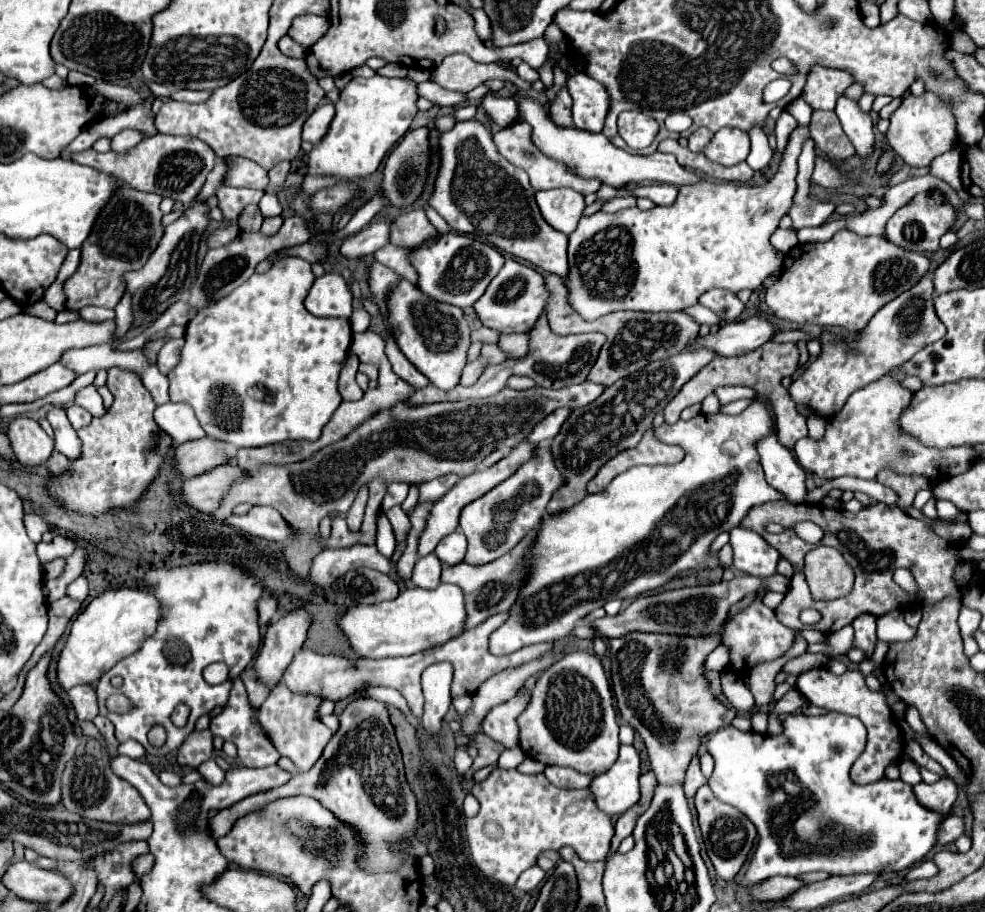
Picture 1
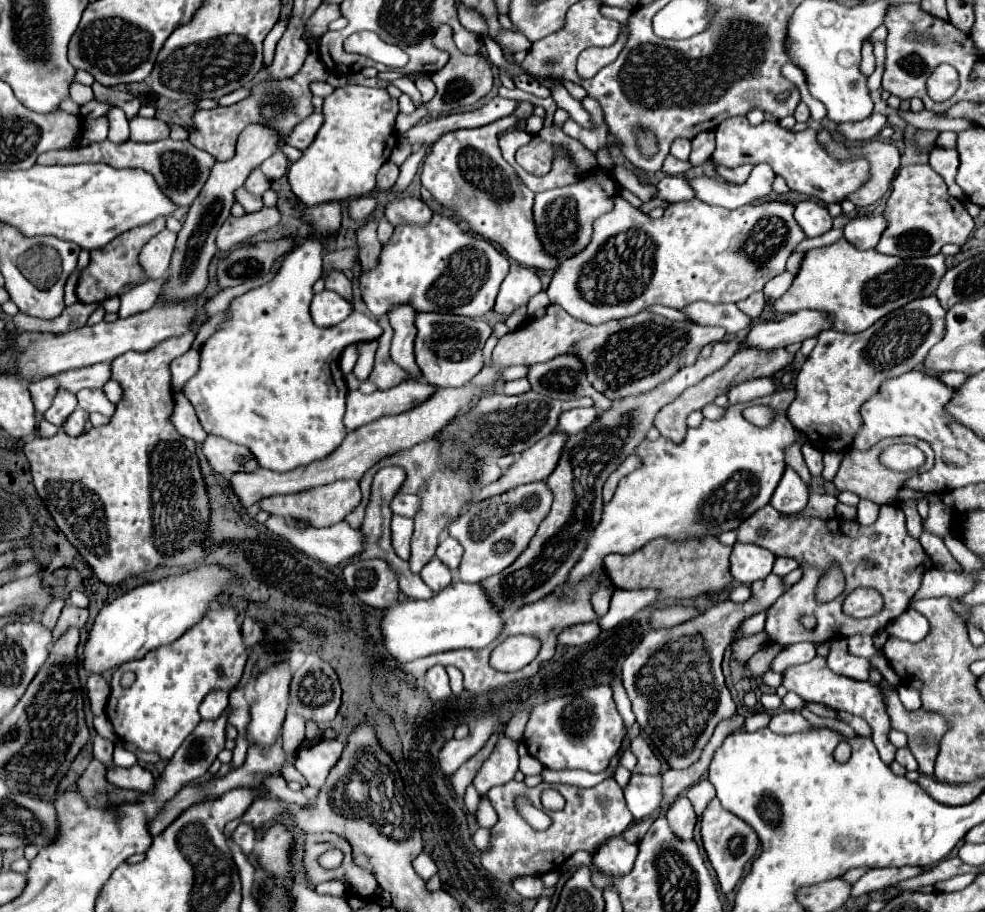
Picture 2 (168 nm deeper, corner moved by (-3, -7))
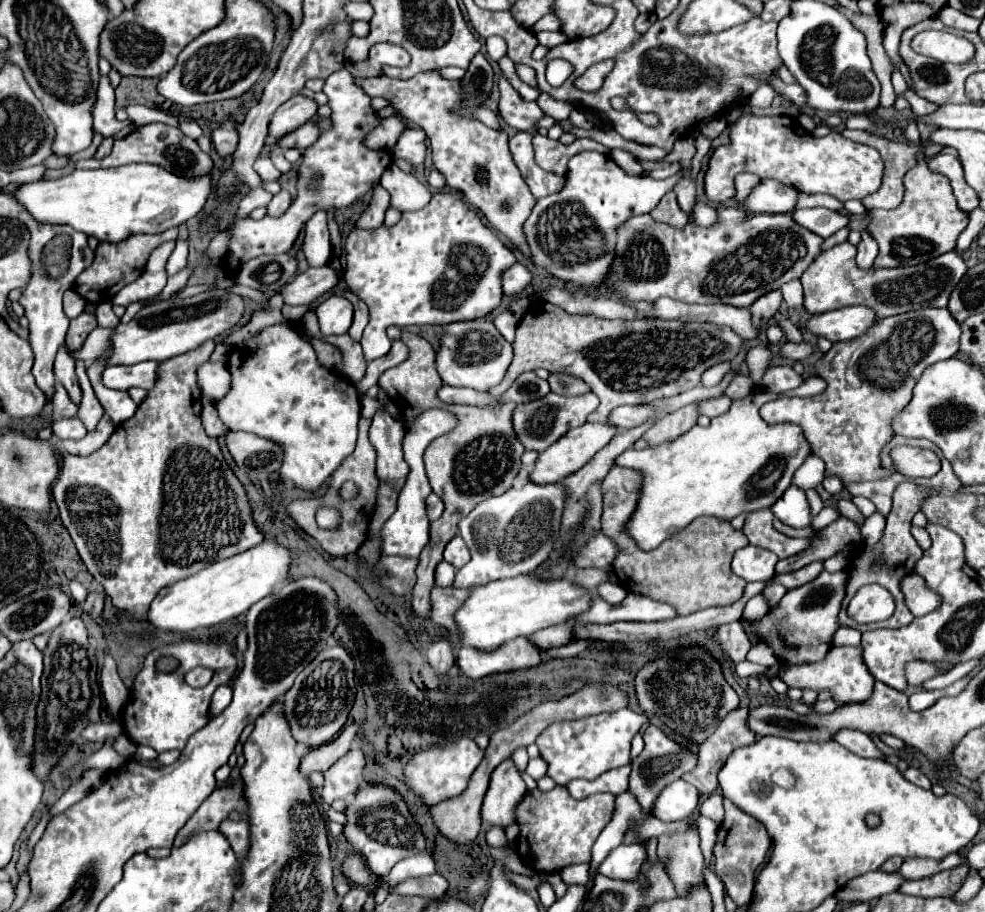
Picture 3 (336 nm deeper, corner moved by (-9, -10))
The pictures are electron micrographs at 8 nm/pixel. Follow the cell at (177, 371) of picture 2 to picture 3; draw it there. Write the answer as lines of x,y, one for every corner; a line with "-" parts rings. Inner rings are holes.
205,362
197,368
197,384
202,394
227,394
231,384
231,374
223,362

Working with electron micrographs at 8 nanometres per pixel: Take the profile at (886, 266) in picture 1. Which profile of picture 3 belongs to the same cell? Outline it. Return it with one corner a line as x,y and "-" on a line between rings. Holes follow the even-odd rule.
849,242
837,244
831,250
821,252
813,264
803,272
801,284
805,292
803,306
809,308
809,314
821,314
829,310
837,310
843,306
869,306
875,310
875,318
883,320
887,316
921,310
921,308
945,308
949,294
959,284
961,276
967,272
965,262
953,250
943,256
933,258
931,262
905,266
905,268
859,268
855,264
857,248

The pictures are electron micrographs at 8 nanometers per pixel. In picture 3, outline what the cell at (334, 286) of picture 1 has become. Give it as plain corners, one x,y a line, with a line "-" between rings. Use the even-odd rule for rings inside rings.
331,296
317,310
319,328
325,336
345,334
353,322
353,306
343,296

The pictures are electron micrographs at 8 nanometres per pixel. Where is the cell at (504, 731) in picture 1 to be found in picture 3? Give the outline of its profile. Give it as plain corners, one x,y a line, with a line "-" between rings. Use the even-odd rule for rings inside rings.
511,758
503,760
491,774
489,790
483,800
483,810
481,810
483,828
487,826
505,828
507,824
513,824
515,822
513,806
517,806
517,802
525,792
527,786
521,780
521,772
515,766
515,762

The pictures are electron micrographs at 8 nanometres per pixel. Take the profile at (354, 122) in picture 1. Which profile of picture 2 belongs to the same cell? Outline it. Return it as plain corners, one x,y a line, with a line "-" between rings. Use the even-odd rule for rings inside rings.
345,85
325,97
323,127
309,149
303,151
303,155
291,163
287,171
295,197
303,205
321,205
371,193
379,167
389,161
389,155
397,145
397,113
397,99
391,99
385,89

